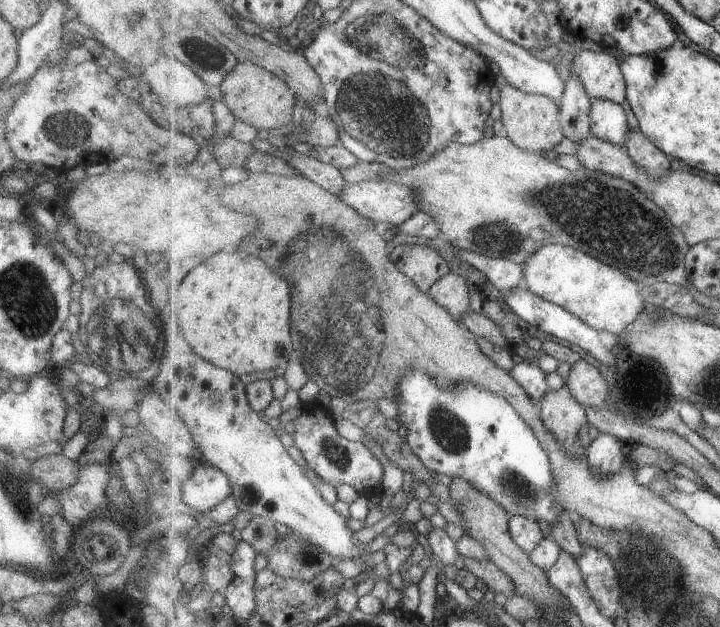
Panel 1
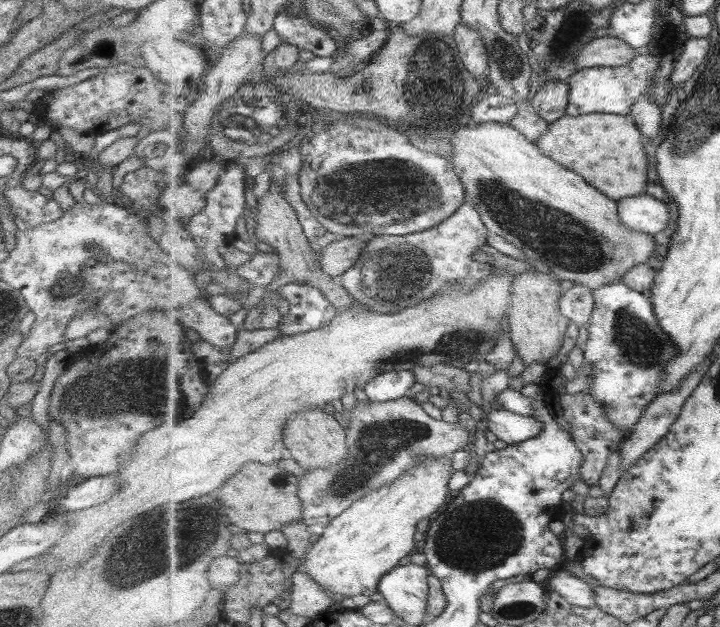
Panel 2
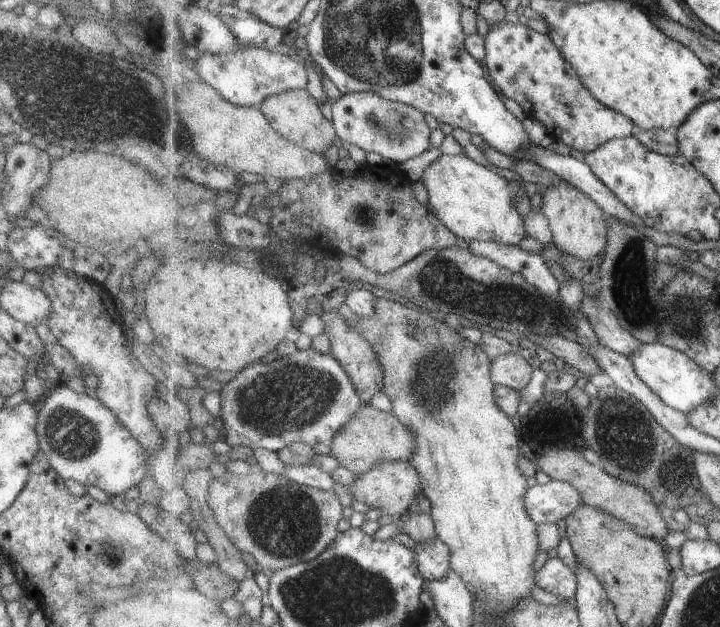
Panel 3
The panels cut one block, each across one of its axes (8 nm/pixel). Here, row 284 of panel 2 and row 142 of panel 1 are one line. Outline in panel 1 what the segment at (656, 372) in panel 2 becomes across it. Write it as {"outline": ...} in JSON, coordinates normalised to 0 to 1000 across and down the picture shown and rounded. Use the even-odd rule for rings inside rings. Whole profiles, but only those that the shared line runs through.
{"outline":[[[824,158],[819,190],[822,214],[871,239],[872,215],[876,204],[871,191],[871,179],[863,166],[843,158]]]}

